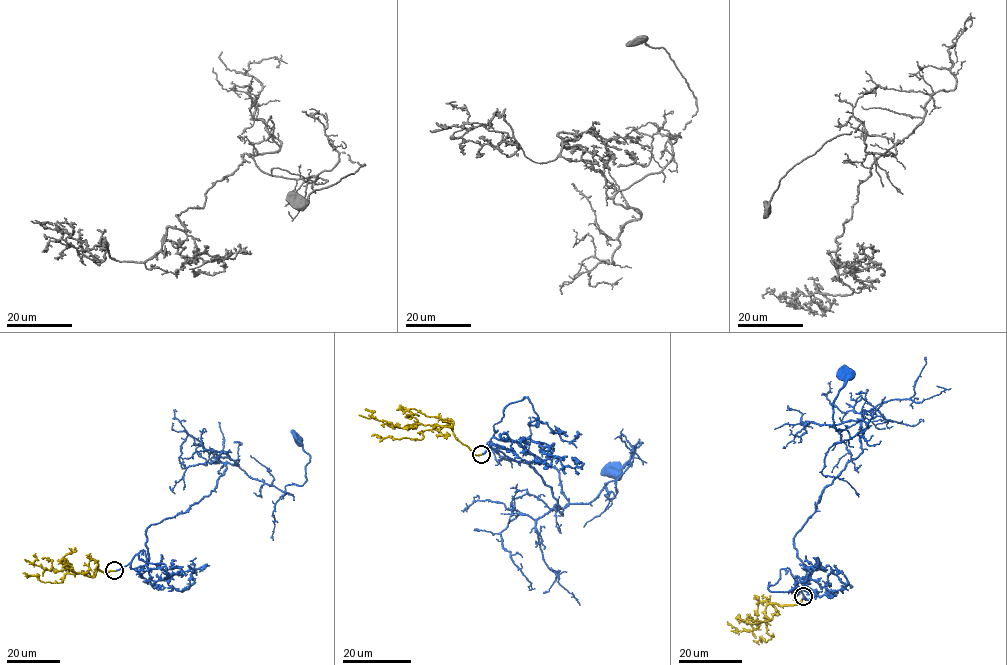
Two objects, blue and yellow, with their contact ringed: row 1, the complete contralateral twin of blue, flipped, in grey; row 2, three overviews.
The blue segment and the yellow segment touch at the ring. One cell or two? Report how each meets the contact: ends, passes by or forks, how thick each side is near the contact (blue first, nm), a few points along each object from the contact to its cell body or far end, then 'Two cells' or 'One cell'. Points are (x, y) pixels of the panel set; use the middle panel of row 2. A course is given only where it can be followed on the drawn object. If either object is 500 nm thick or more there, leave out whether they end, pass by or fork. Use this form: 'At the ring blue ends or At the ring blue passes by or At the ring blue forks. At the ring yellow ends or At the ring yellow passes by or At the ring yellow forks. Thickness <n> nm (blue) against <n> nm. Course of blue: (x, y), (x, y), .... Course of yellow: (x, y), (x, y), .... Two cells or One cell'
At the ring blue ends. At the ring yellow ends. Thickness 240 nm (blue) against 280 nm. Course of blue: (481, 454), (491, 444), (513, 451), (489, 445), (534, 466), (557, 508), (588, 503), (642, 442), (616, 472). Course of yellow: (480, 454), (472, 453), (455, 436), (449, 421), (451, 419), (452, 425), (422, 431), (420, 439), (371, 436). One cell

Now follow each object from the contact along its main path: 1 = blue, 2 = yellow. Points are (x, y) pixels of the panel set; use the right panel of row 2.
1: (804, 596), (809, 573), (794, 539), (868, 426), (852, 438), (834, 426), (847, 373)
2: (803, 596), (790, 605), (770, 603), (765, 609), (770, 620), (765, 621), (773, 636), (754, 641)

